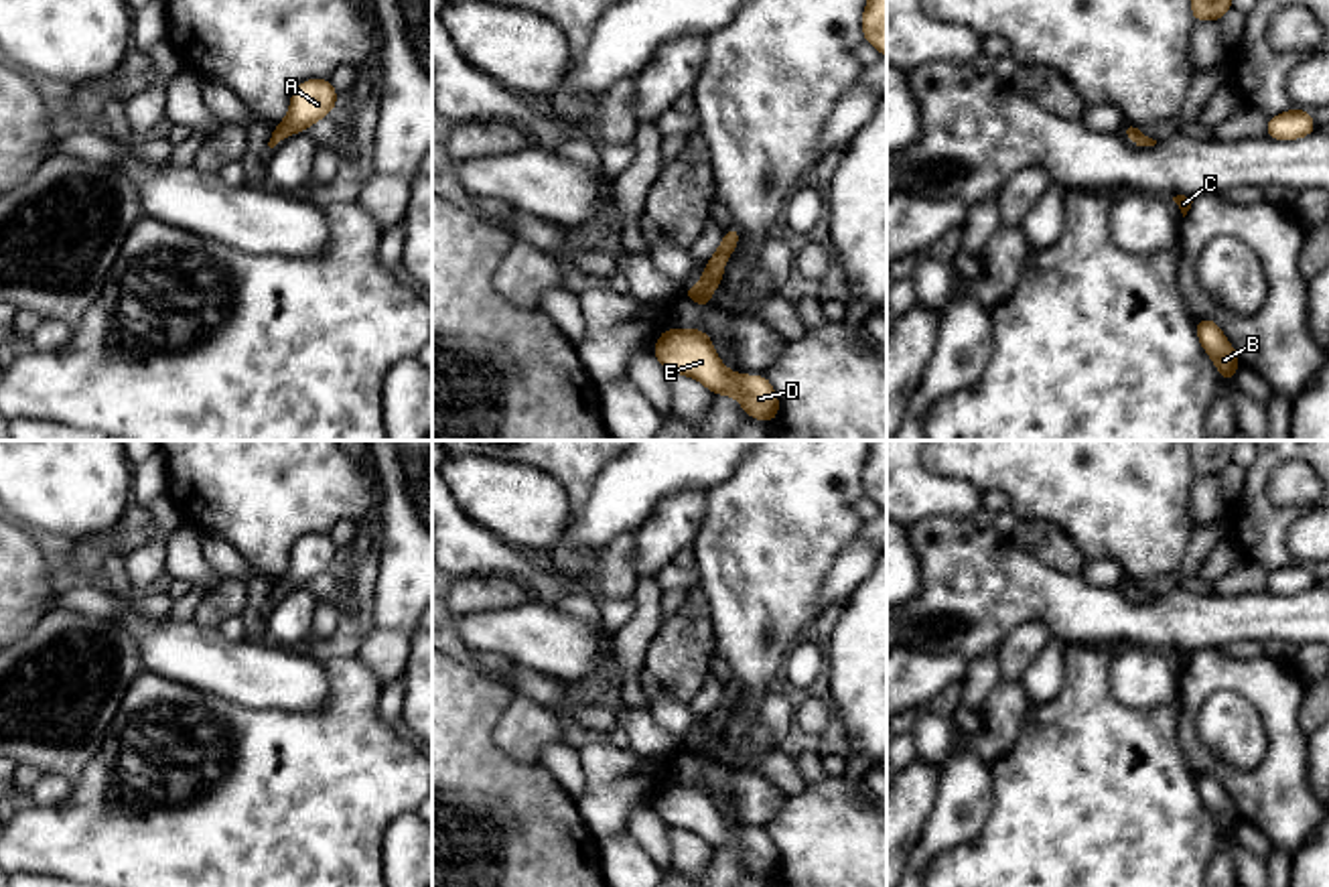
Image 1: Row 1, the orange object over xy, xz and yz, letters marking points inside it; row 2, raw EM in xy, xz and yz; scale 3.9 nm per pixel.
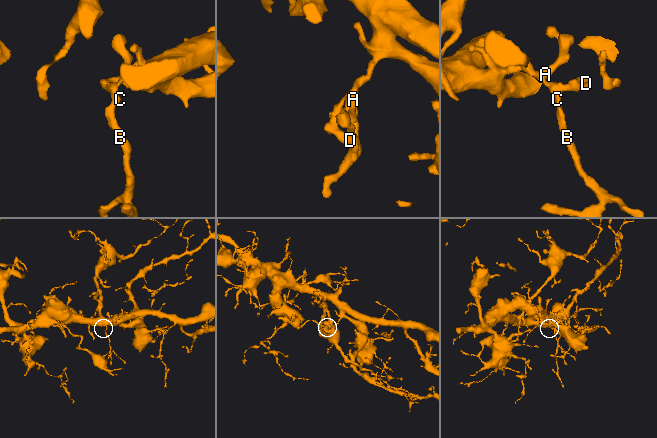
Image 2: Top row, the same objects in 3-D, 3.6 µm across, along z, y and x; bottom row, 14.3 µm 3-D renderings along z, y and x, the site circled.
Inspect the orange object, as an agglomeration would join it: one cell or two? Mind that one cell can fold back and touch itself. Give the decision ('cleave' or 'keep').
keep

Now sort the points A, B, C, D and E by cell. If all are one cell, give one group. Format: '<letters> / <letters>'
A B C D E

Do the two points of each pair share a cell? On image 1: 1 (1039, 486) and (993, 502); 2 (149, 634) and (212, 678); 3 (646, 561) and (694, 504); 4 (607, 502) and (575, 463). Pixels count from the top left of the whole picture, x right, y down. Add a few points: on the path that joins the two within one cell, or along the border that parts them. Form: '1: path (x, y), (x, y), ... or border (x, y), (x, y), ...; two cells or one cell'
1: border (983, 492), (1003, 492), (1013, 506); two cells
2: path (165, 646), (185, 652), (195, 662); one cell
3: path (654, 547), (680, 518); one cell
4: border (609, 461), (585, 504), (573, 514); two cells

